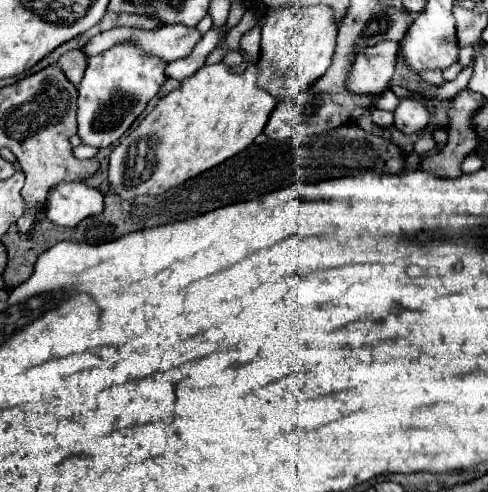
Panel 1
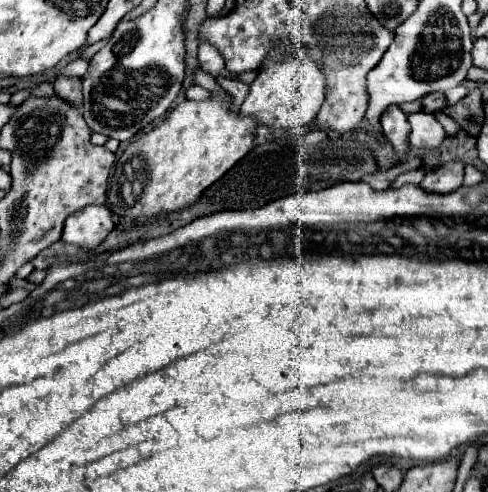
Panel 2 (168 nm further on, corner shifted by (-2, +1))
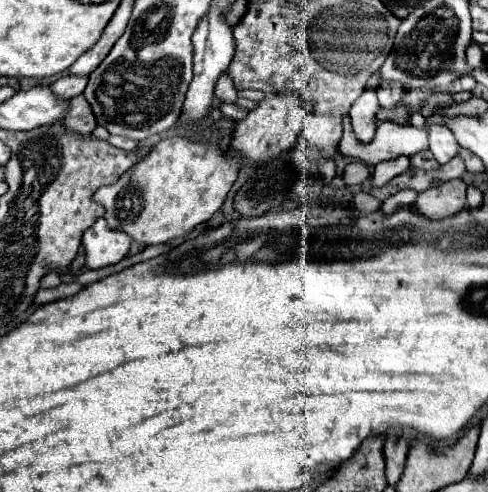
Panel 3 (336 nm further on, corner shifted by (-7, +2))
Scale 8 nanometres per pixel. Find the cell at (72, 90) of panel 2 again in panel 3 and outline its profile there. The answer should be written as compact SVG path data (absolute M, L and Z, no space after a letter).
M83 93L73 99L67 99L67 113L63 123L67 123L67 127L73 127L73 131L79 131L79 133L91 133L95 129L97 123Z

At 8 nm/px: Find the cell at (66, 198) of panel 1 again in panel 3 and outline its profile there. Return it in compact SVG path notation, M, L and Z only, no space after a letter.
M103 217L95 219L95 223L83 233L81 243L87 253L89 269L101 269L105 265L113 265L121 261L127 251L131 237L123 231L115 231L107 225Z

